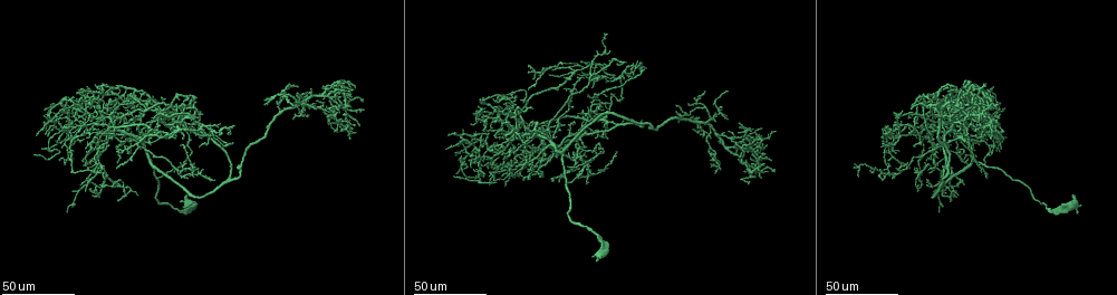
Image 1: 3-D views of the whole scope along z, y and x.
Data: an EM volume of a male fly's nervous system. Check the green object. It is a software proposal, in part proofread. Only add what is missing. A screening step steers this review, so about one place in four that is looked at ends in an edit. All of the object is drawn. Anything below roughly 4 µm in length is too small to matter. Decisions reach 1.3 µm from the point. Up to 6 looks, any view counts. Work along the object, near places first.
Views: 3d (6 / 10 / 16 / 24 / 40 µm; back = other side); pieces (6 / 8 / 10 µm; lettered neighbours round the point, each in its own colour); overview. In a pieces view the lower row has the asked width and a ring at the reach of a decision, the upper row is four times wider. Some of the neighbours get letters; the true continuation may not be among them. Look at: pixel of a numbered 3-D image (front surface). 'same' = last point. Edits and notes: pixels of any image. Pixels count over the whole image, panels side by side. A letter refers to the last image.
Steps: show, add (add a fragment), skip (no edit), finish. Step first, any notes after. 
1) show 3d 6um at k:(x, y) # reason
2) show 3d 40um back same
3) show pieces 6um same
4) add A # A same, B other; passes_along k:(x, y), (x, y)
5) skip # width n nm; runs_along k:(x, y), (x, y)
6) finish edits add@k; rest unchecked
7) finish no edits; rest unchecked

show 3d 40um at 1:(1001, 115) # branch stops here

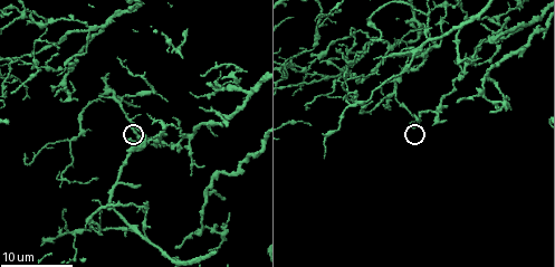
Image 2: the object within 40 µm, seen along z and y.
show pieces 10um at 2:(413, 127)

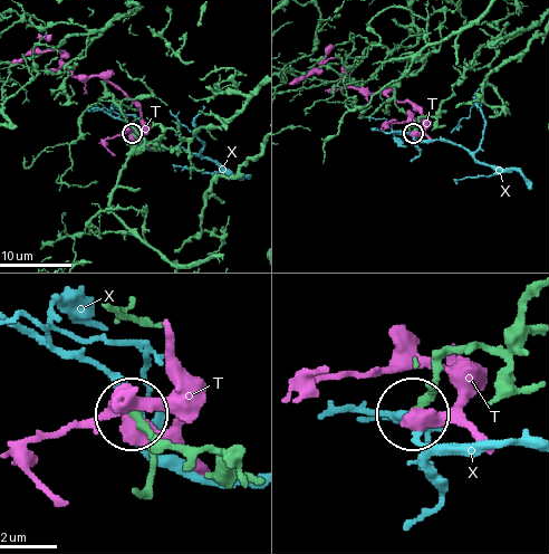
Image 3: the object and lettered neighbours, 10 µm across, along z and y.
skip # width 260 nm; T other, X other; no lettered fragment goes on from it

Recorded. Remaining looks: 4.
show 3d 16um at 2:(352, 29) # branch stops here

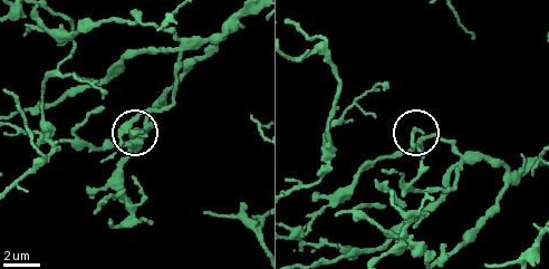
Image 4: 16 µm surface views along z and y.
show 3d 6um at 4:(416, 132) # closer look

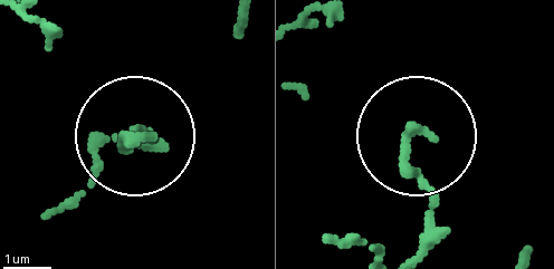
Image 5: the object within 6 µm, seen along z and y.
show pieces 10um at 5:(417, 130)

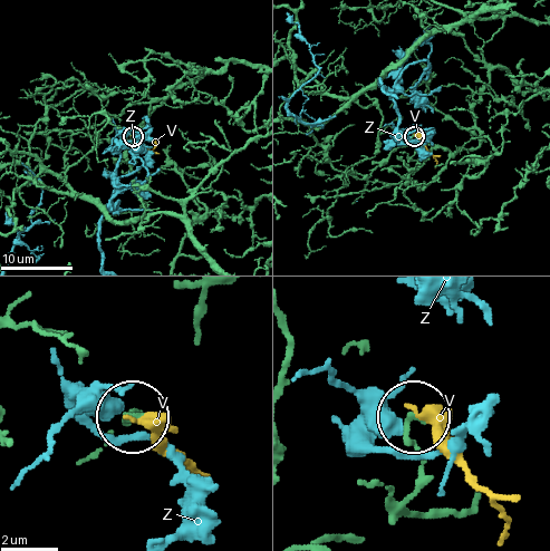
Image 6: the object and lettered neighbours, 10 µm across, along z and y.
skip # width 210 nm; V other, Z other; no lettered fragment goes on from it

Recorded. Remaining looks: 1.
finish no edits; rest unchecked

